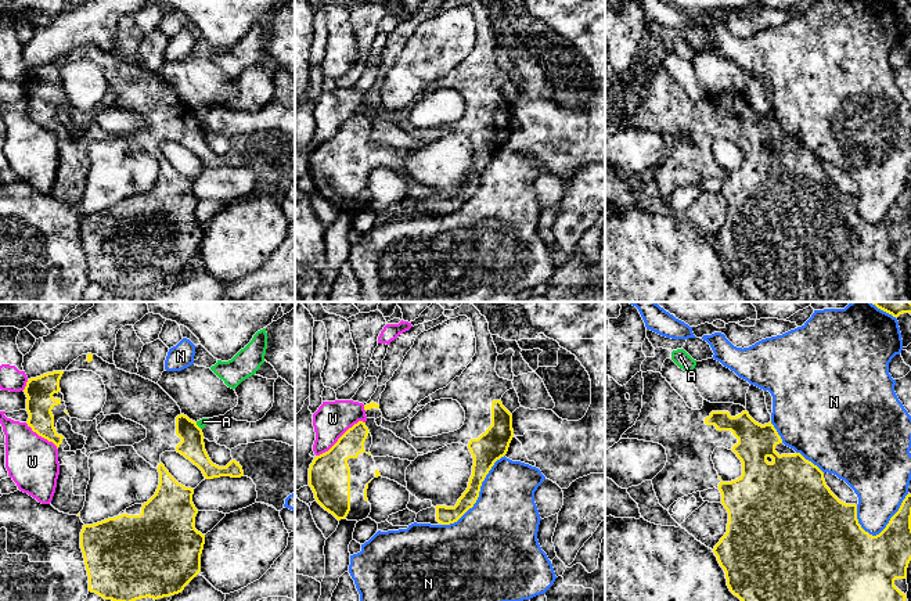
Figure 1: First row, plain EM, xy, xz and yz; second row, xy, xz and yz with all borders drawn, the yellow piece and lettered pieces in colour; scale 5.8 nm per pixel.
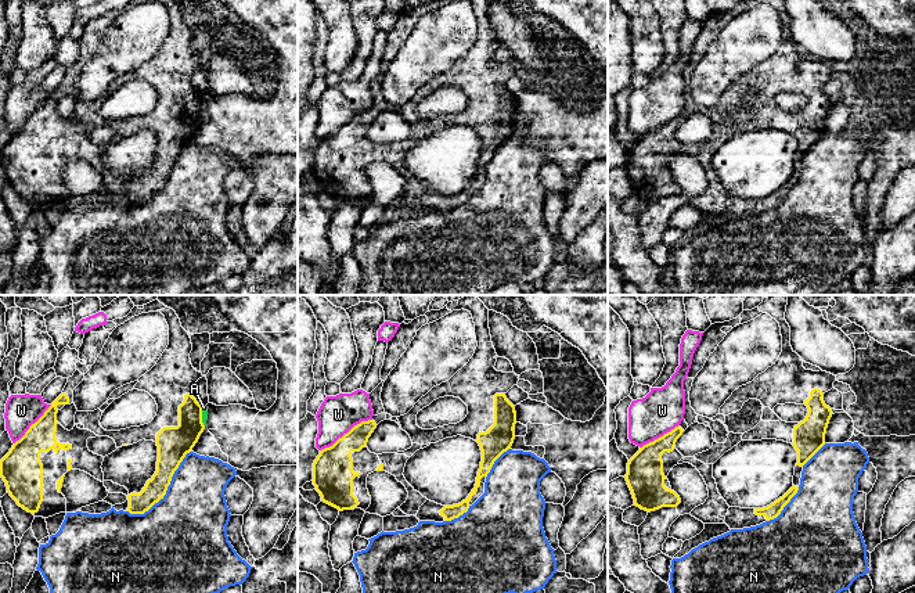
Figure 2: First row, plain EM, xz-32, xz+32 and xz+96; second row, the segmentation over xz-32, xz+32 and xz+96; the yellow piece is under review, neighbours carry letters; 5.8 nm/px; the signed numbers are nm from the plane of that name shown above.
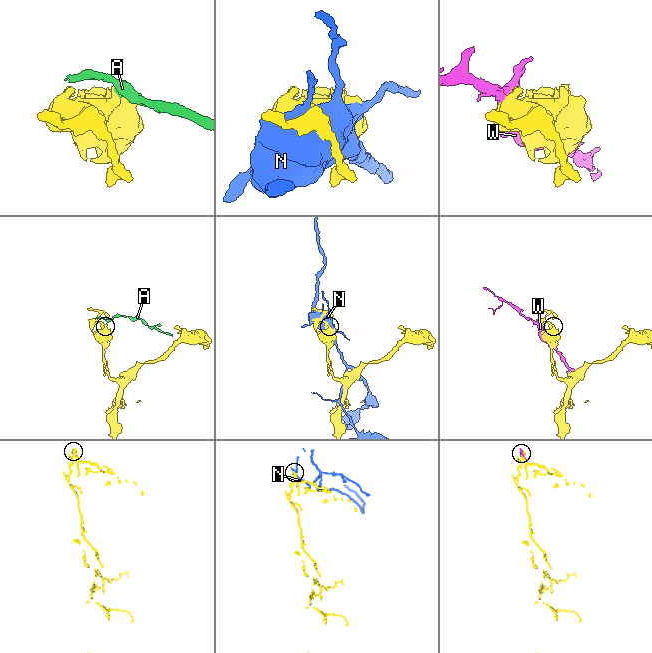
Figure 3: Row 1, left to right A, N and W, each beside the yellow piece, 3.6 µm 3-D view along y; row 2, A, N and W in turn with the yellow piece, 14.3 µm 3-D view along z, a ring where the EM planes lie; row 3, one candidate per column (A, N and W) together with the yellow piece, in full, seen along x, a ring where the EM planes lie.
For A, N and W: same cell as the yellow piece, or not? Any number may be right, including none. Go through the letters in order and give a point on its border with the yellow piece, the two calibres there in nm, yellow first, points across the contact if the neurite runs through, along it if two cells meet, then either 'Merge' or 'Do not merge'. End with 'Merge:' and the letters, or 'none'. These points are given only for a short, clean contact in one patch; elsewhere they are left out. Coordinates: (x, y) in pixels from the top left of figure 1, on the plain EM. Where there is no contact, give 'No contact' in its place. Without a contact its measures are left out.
A: Touches yellow at xy (198, 117). Thickness 140 nm (yellow) against 50 nm. Boundary: xy (195, 112), (201, 119). Do not merge
N: Touches yellow at xz (478, 184). Thickness 160 nm (yellow) against 440 nm. Do not merge
W: Touches yellow at xz (339, 128). Thickness 240 nm (yellow) against 200 nm. Do not merge
Merge: none

